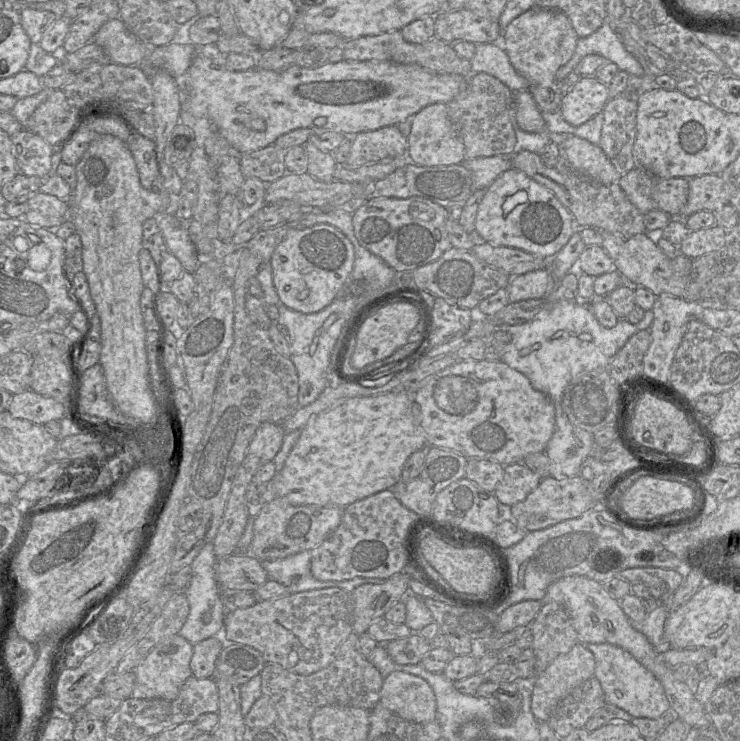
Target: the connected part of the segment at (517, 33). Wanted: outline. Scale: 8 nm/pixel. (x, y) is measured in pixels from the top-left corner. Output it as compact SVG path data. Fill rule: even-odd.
M534 7L509 23L504 38L505 52L516 71L528 80L528 90L539 110L559 110L563 96L559 93L556 72L572 58L578 41L568 16L559 10Z

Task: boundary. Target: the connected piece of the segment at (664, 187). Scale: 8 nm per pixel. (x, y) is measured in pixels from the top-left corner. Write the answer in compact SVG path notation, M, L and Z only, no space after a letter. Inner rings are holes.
M689 178L659 179L653 192L657 209L680 218L680 212L687 200L688 182Z

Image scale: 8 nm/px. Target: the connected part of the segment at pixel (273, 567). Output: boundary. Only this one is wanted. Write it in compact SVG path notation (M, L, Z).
M306 550L298 552L291 556L285 558L279 558L269 561L262 561L262 567L266 571L268 578L275 580L282 585L289 588L290 593L304 592L315 589L324 589L324 588L340 588L345 590L342 586L342 583L353 582L359 577L350 579L350 580L341 580L341 581L321 581L316 579L310 571L310 560L311 560L311 551Z

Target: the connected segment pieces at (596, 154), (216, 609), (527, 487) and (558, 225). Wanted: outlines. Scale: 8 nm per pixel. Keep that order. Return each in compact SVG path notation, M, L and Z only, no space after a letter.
M572 135L558 146L575 172L604 185L618 181L619 173L599 145Z
M209 542L203 546L190 565L191 578L184 590L189 603L189 614L179 635L193 645L217 635L224 624L225 605L222 601L222 590L215 580L215 563L213 543Z
M522 462L504 466L501 481L494 495L502 506L513 506L530 495L540 484L542 478Z
M512 168L499 175L486 189L478 206L475 228L478 237L493 246L518 248L551 259L569 241L578 226L551 190Z

